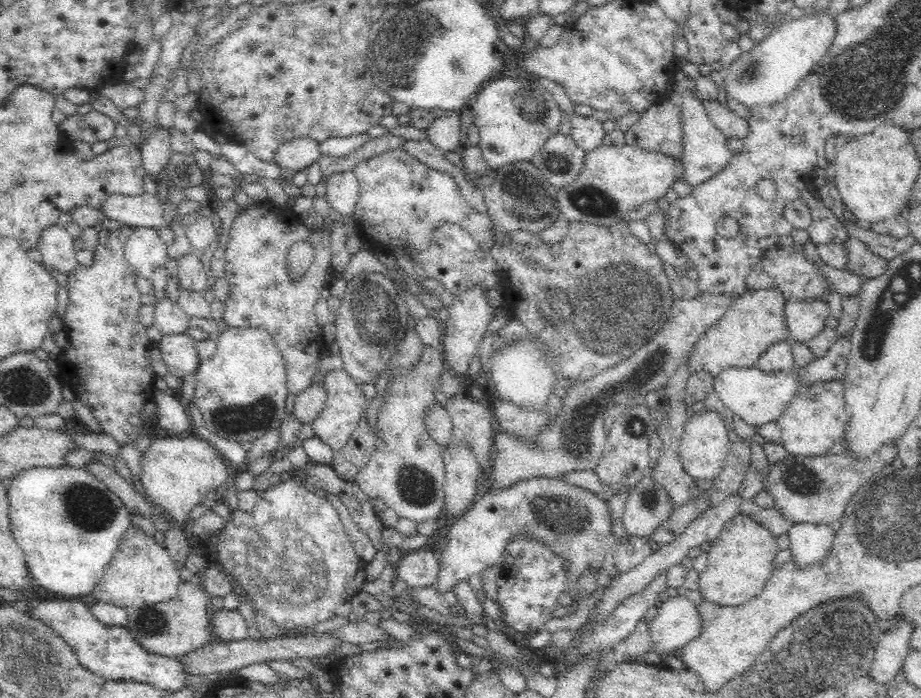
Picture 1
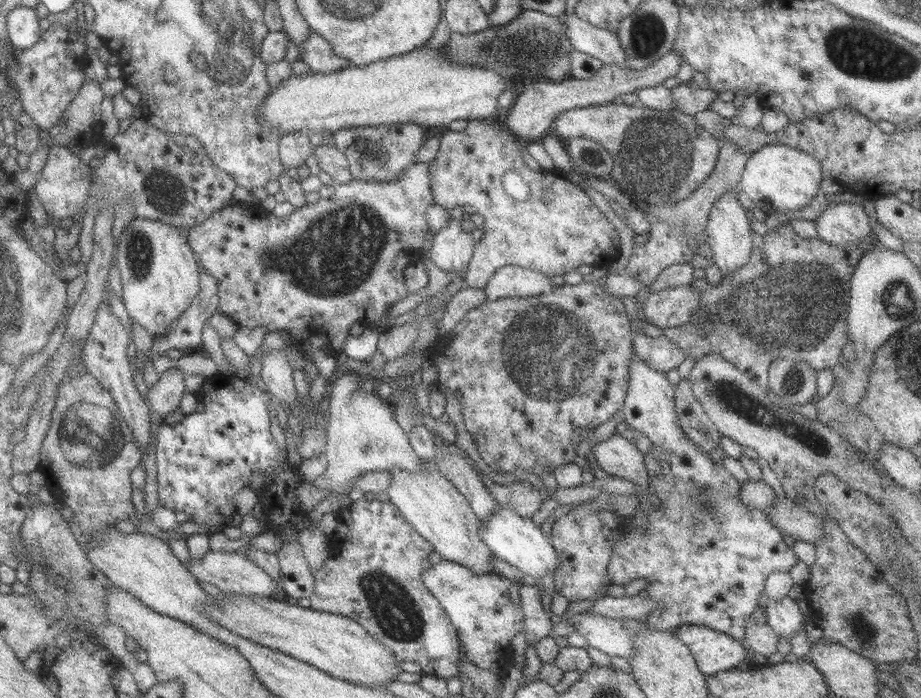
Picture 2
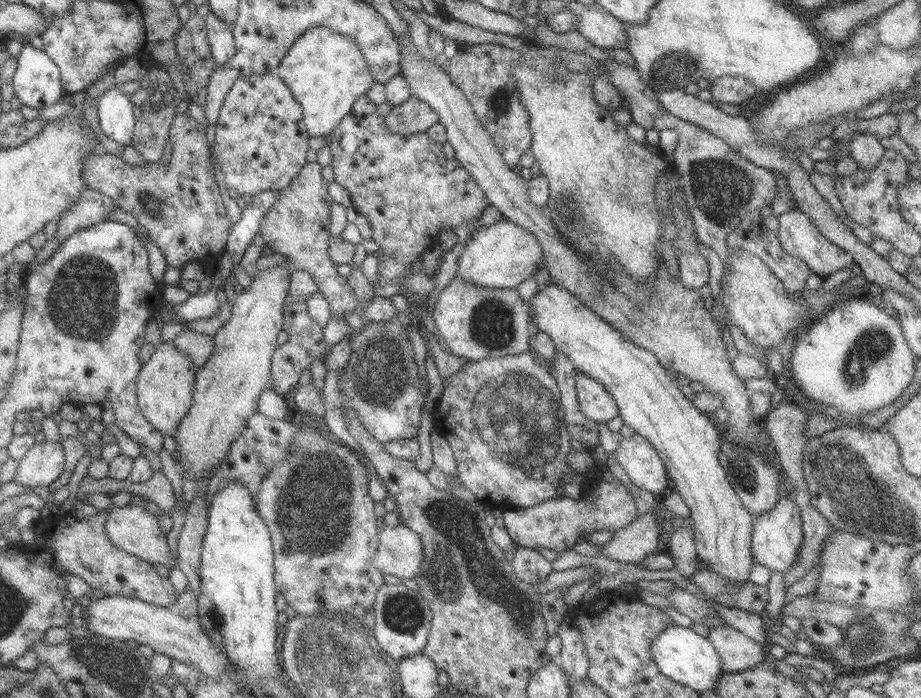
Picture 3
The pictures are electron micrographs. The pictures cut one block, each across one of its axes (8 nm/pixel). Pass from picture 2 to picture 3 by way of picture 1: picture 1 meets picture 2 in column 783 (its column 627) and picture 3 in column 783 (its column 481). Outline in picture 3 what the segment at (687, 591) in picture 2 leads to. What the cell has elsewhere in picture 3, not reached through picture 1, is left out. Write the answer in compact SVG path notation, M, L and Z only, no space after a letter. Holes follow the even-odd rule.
M786 493L779 498L773 510L766 515L756 516L753 524L752 552L756 562L778 572L788 572L798 558L798 549L804 539L801 511L794 500Z

